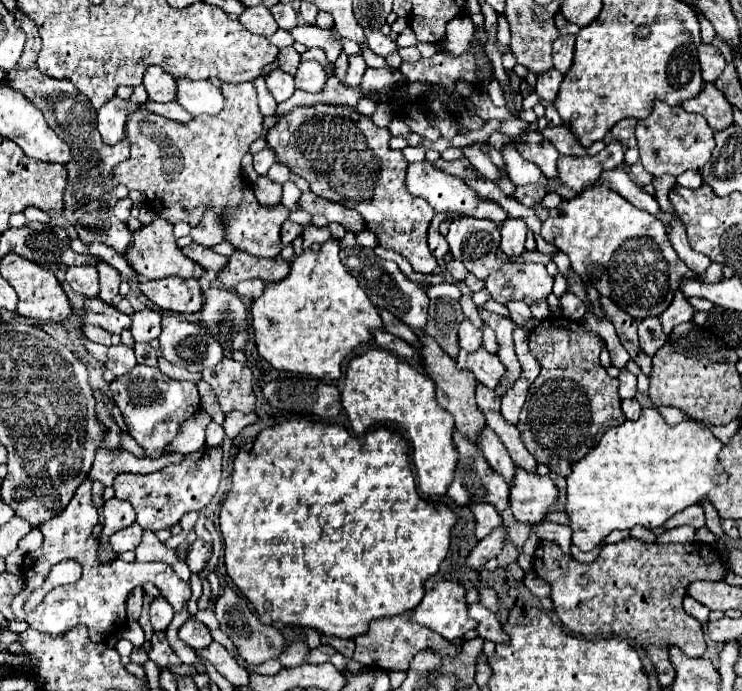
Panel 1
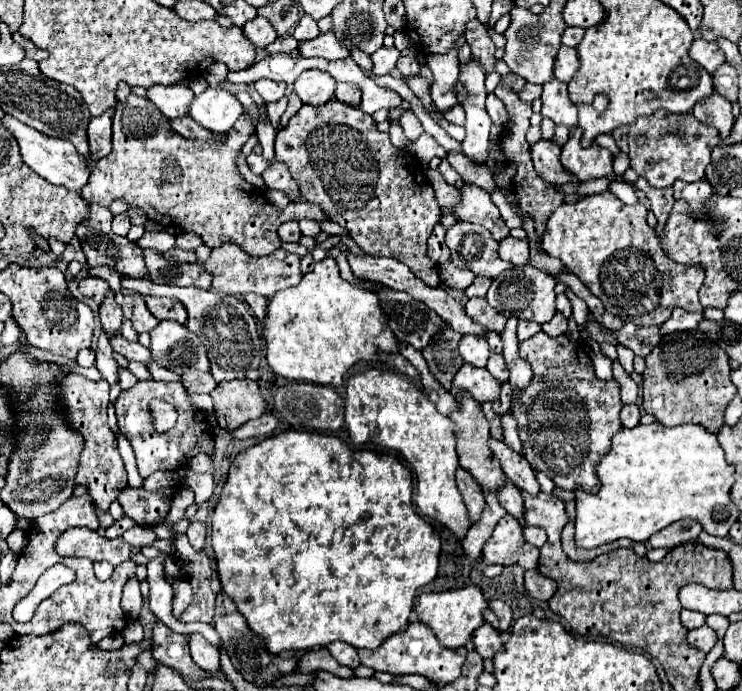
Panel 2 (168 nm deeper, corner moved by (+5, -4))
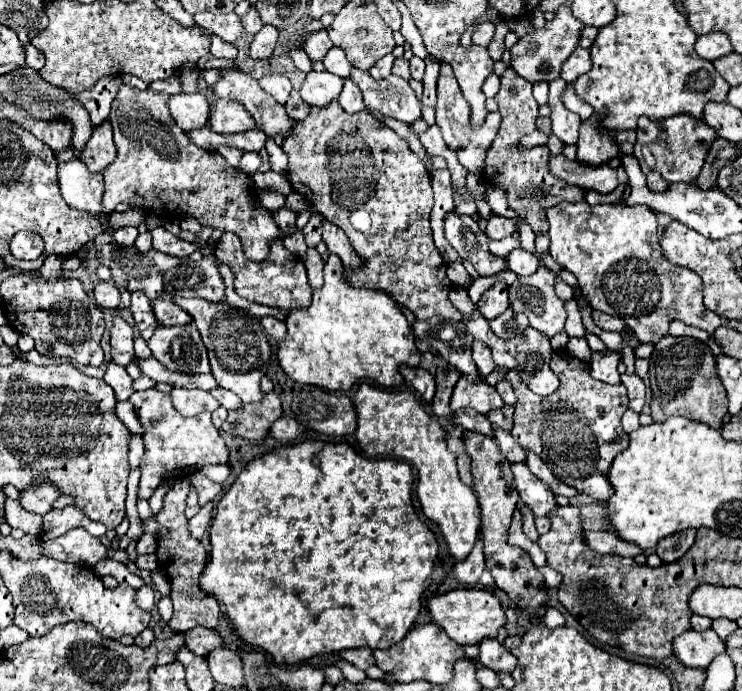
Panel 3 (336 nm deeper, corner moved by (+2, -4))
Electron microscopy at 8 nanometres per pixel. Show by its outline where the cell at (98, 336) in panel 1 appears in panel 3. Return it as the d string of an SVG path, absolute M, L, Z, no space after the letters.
M113 362L107 364L107 372L105 372L103 380L115 390L117 400L129 400L129 396L135 392L133 390L133 378L125 372L125 368L121 368Z

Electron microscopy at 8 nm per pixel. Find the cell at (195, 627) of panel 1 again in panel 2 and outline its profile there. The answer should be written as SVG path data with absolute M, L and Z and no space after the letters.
M190 634L188 636L188 644L190 644L190 654L194 658L194 662L208 672L214 672L214 668L218 668L220 664L220 652L200 634Z

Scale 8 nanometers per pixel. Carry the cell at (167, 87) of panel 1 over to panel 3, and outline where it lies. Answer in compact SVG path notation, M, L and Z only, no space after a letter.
M175 94L169 100L169 108L185 132L203 128L207 124L209 104L203 94Z

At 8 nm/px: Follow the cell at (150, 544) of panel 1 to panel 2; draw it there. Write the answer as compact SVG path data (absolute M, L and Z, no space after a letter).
M136 526L128 532L124 532L122 536L130 546L136 546L136 548L144 548L144 546L150 546L156 542L156 534L152 528L148 526Z

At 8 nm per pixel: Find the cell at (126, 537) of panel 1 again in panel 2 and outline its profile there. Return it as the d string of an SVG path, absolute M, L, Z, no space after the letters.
M68 528L58 538L60 556L84 556L92 562L106 560L112 566L118 566L124 560L130 560L130 544L124 538L108 540L102 534L88 528Z

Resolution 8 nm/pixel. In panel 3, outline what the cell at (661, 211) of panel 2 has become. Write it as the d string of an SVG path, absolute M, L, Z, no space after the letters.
M655 171L646 175L646 181L648 187L655 192L663 192L668 188L668 183Z

